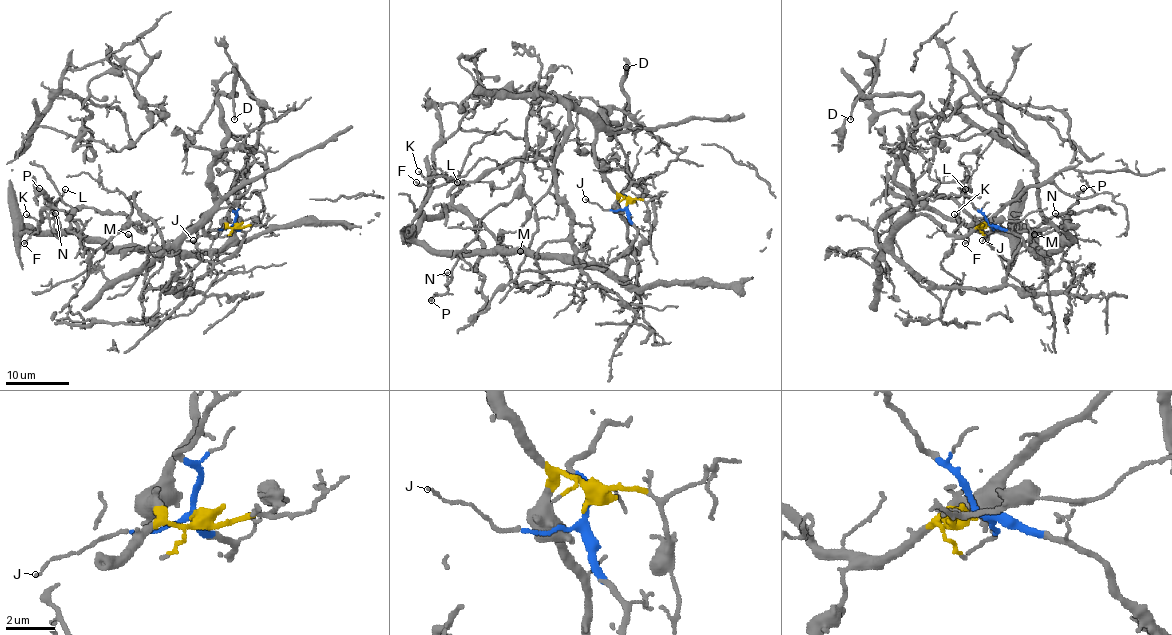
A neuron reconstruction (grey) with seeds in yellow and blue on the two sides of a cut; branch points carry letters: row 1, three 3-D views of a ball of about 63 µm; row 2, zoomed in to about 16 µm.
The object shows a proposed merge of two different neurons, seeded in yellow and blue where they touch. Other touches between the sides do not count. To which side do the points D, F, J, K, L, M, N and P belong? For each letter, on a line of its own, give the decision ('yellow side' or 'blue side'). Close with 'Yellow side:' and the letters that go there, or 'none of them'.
D: yellow side
F: blue side
J: blue side
K: blue side
L: blue side
M: blue side
N: blue side
P: blue side
Yellow side: D

